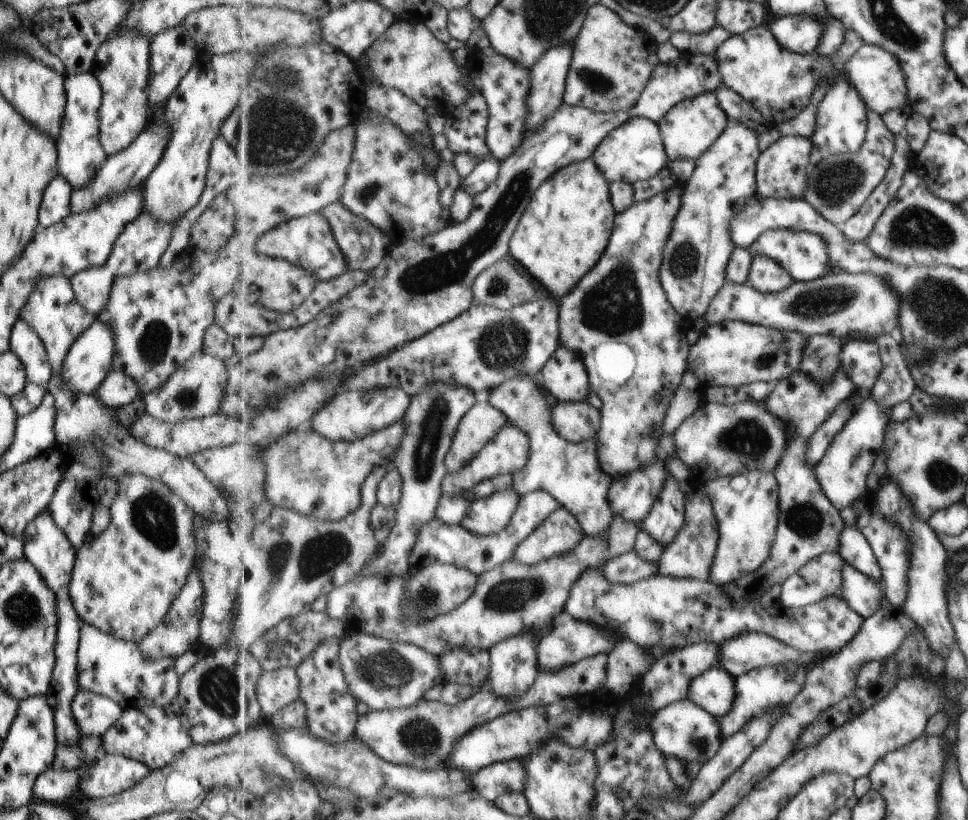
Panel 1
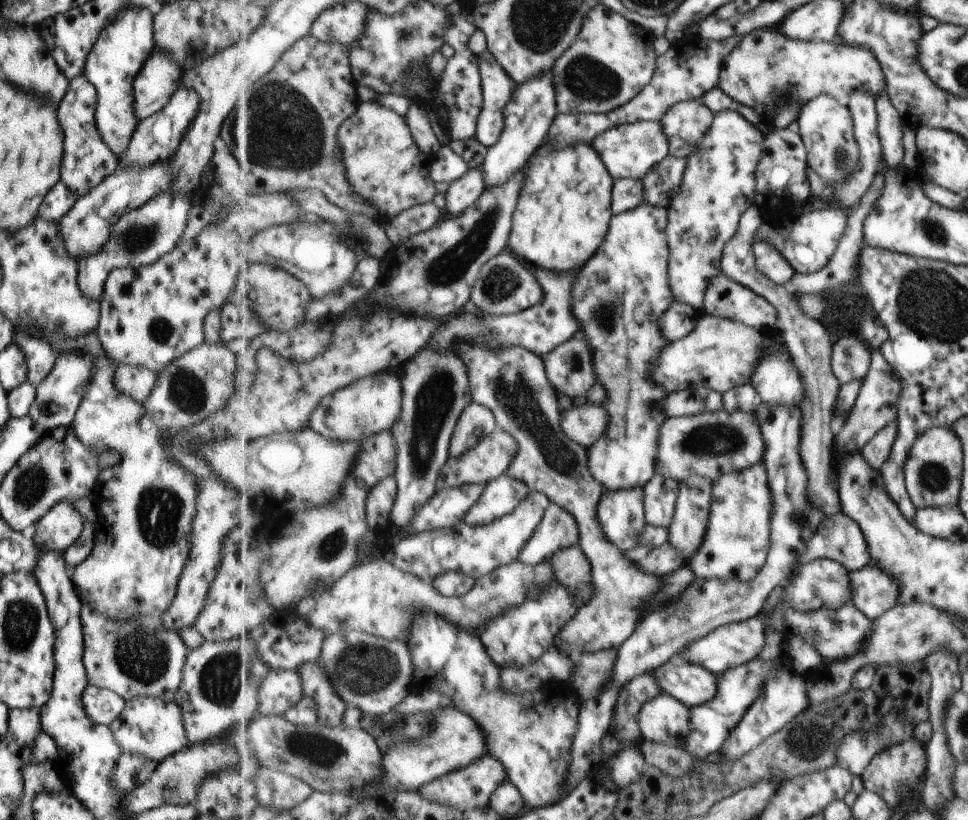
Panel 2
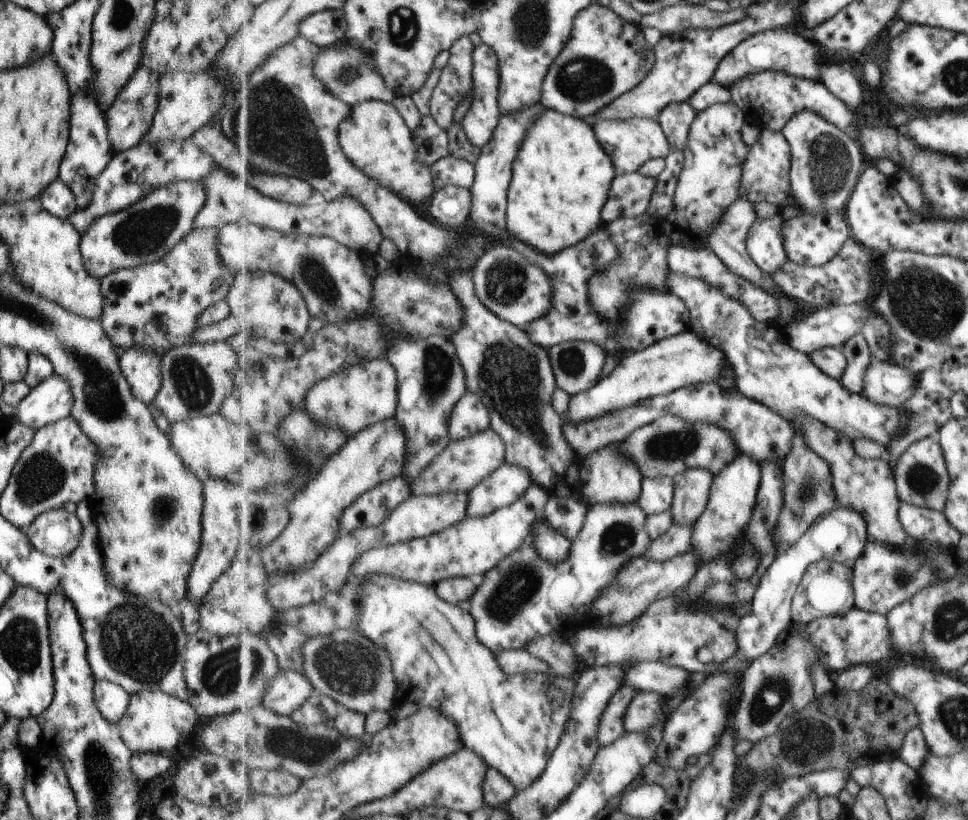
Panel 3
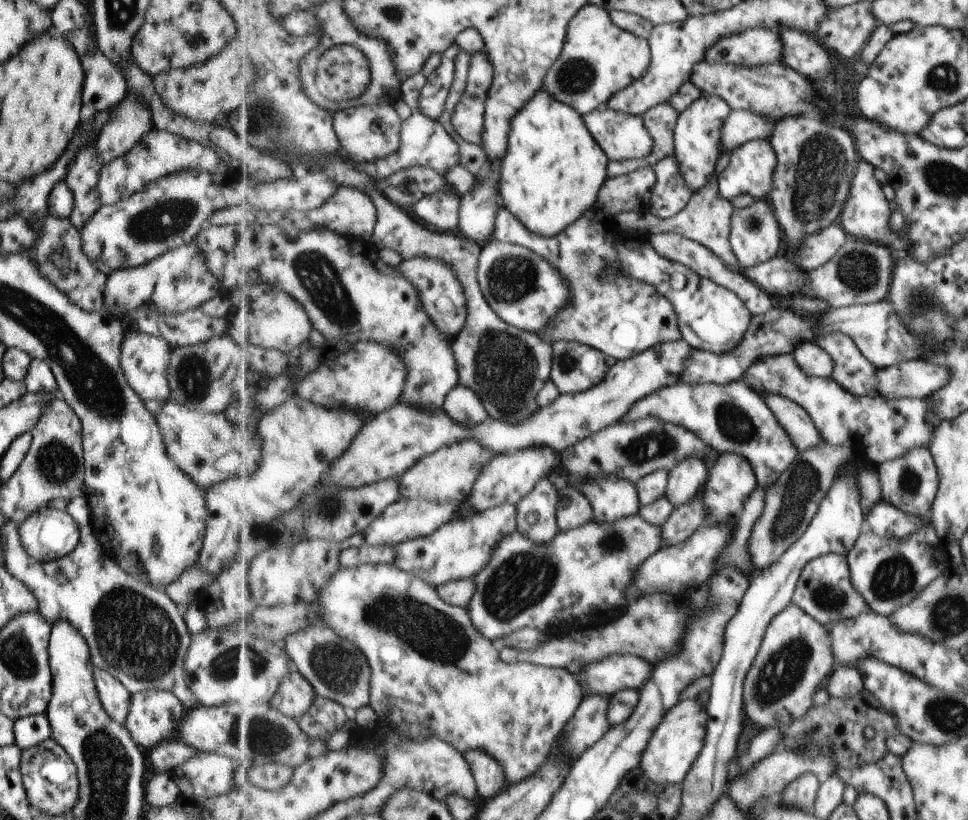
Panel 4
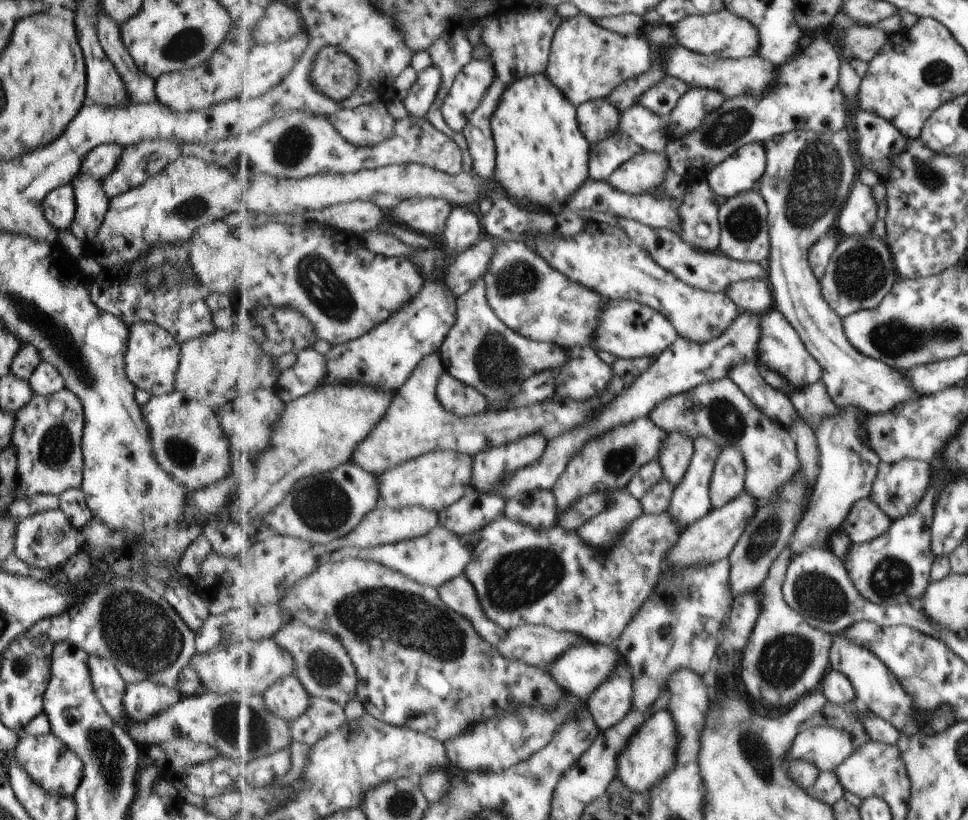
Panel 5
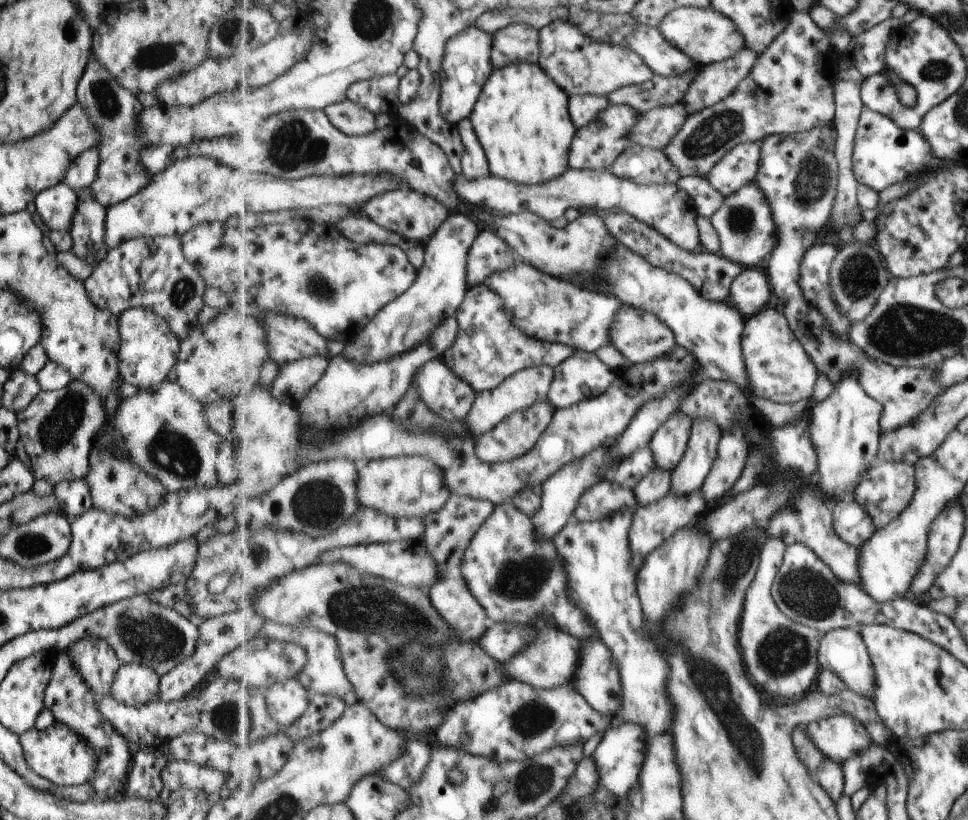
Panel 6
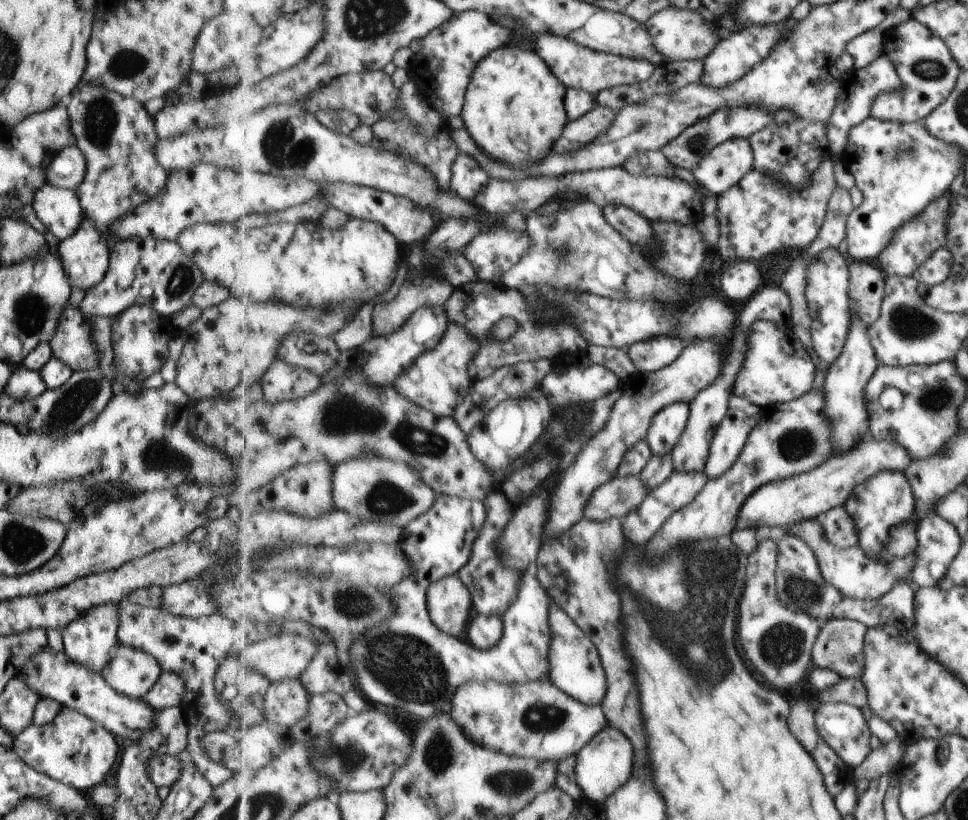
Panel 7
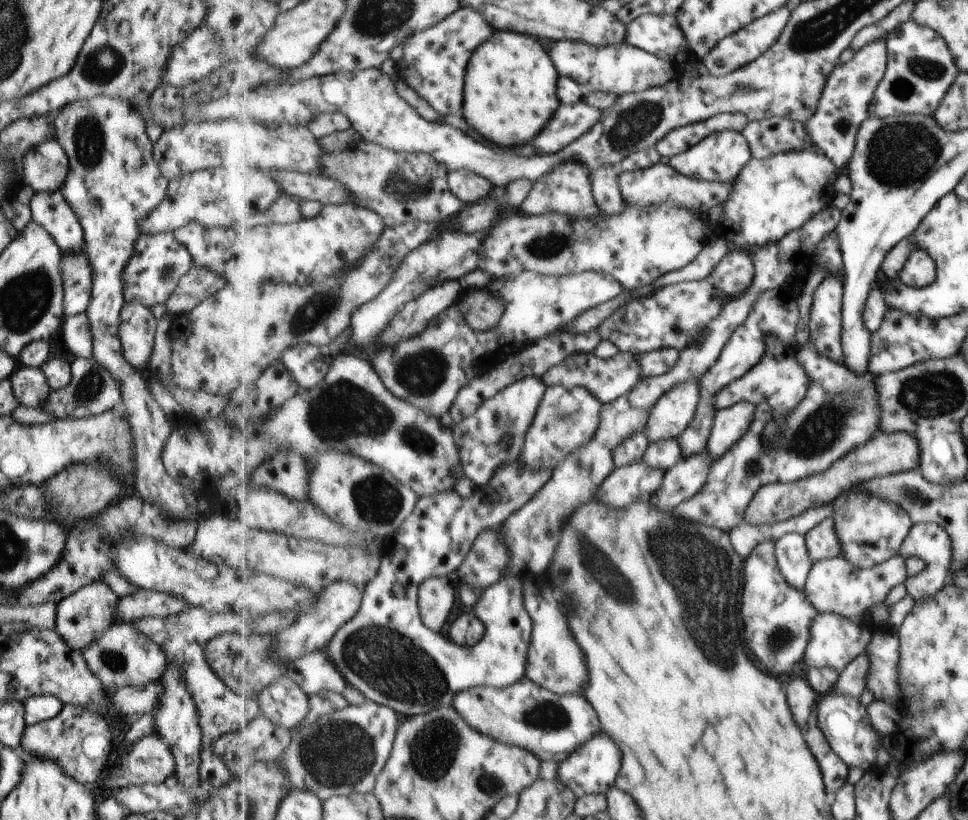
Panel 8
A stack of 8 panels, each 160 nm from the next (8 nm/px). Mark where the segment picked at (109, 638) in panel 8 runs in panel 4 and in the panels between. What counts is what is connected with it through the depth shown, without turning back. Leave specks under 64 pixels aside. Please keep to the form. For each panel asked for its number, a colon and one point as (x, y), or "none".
4: (153, 715)
5: (141, 699)
6: (133, 684)
7: (130, 672)

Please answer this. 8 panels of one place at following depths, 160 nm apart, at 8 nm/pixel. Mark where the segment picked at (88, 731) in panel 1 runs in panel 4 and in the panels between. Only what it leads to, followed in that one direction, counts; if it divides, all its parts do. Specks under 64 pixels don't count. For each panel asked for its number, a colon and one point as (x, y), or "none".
2: (102, 706)
3: (111, 701)
4: (114, 700)

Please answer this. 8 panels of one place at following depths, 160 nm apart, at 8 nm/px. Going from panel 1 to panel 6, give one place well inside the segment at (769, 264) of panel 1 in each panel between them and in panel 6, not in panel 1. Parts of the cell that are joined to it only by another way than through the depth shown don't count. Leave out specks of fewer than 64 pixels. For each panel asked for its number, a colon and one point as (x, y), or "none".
2: (770, 262)
3: (765, 241)
4: (756, 237)
5: (743, 219)
6: (745, 224)

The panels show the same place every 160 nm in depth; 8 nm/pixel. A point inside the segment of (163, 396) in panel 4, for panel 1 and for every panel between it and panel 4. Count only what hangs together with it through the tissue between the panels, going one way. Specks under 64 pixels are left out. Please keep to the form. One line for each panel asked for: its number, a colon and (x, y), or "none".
1: (116, 390)
2: (135, 382)
3: (140, 367)

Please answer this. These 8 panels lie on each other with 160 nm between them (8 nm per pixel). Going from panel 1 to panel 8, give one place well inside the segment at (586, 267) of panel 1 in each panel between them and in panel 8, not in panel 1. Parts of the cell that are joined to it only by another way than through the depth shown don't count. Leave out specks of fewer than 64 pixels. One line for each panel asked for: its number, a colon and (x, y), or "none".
2: (563, 216)
3: (563, 176)
4: (554, 170)
5: (543, 157)
6: (523, 120)
7: (515, 109)
8: (511, 93)

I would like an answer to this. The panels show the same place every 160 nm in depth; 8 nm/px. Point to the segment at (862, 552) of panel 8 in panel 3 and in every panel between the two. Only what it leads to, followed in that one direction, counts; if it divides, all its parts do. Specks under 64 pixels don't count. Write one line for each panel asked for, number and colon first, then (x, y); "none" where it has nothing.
3: (922, 480)
4: (911, 482)
5: (899, 487)
6: (887, 490)
7: (884, 502)

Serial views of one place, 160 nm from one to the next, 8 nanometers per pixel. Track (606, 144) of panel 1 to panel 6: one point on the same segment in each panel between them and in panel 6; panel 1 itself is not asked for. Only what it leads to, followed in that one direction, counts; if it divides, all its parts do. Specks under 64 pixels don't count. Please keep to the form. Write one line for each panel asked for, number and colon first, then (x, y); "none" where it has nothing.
2: (630, 151)
3: (630, 144)
4: (623, 136)
5: (598, 119)
6: (585, 109)

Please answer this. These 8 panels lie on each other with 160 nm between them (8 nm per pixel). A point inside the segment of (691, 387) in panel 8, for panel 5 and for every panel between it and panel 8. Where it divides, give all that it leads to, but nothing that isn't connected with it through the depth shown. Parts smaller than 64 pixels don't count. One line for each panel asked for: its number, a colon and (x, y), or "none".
5: (678, 451)
6: (670, 444)
7: (669, 424)

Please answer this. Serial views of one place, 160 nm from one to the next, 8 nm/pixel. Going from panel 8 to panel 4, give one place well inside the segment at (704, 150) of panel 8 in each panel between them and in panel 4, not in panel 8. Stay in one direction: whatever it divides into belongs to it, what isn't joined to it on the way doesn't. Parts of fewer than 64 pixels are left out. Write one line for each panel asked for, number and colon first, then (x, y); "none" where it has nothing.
4: (750, 169)
5: (742, 172)
6: (740, 167)
7: (725, 166)

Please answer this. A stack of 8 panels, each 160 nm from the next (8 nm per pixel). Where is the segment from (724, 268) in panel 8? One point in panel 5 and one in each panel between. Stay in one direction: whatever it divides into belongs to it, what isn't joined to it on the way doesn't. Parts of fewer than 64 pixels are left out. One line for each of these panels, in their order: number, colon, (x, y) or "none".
5: (753, 297)
6: (750, 293)
7: (740, 281)

